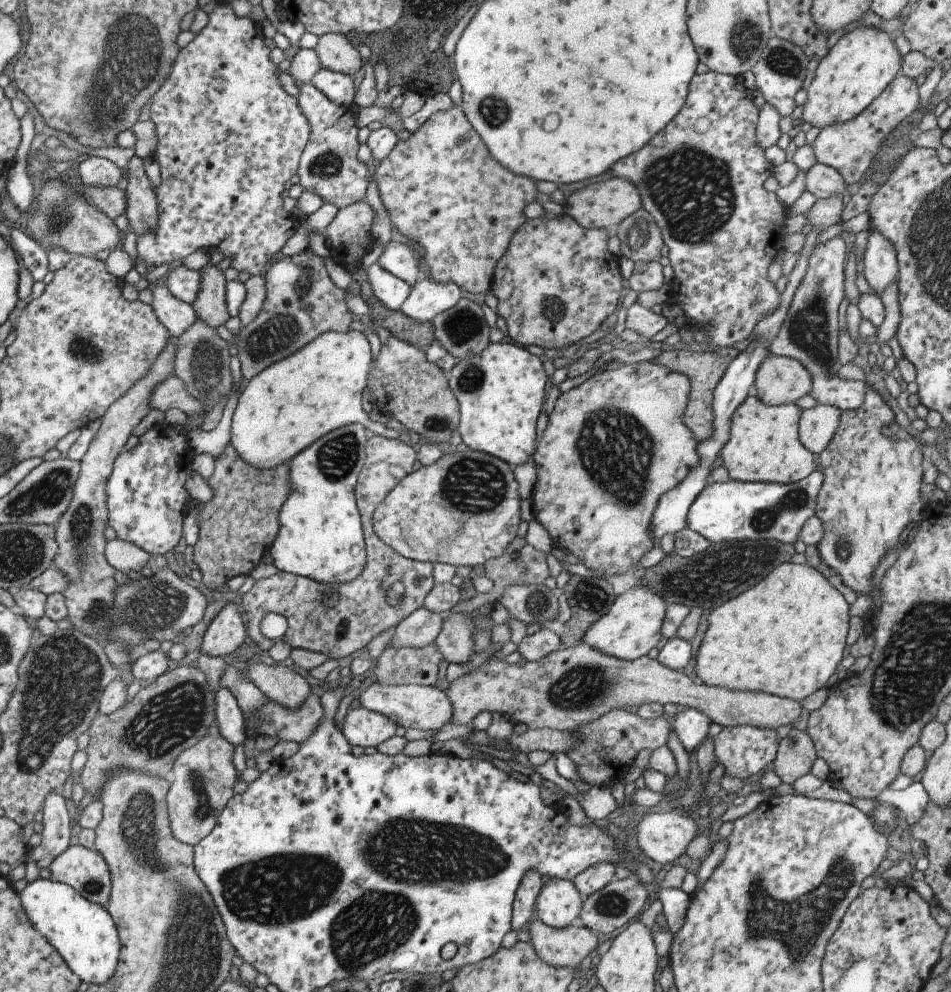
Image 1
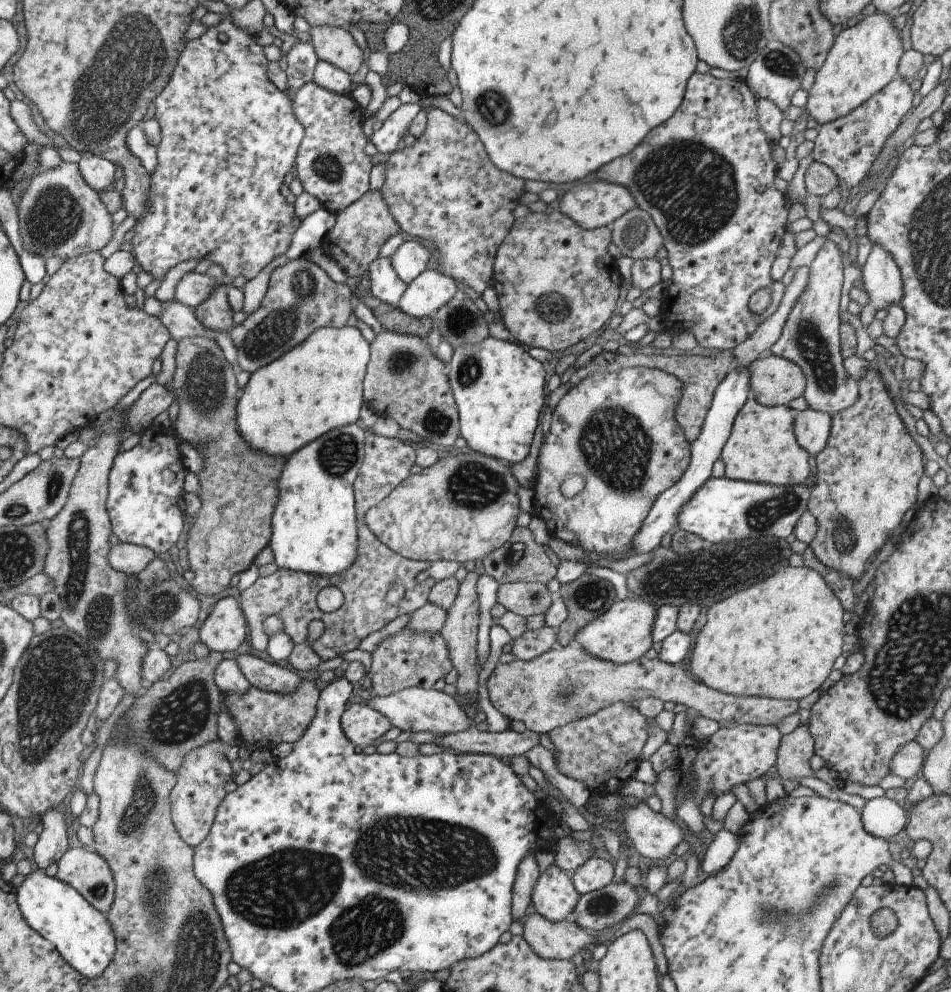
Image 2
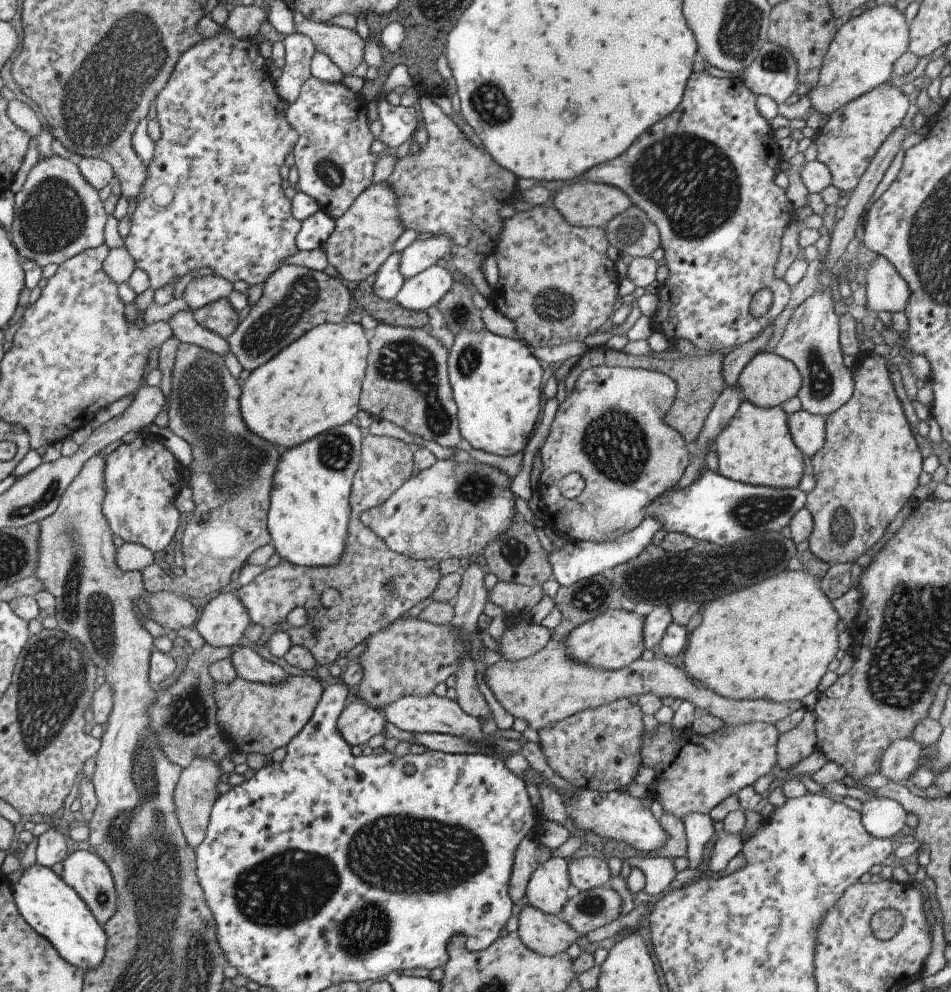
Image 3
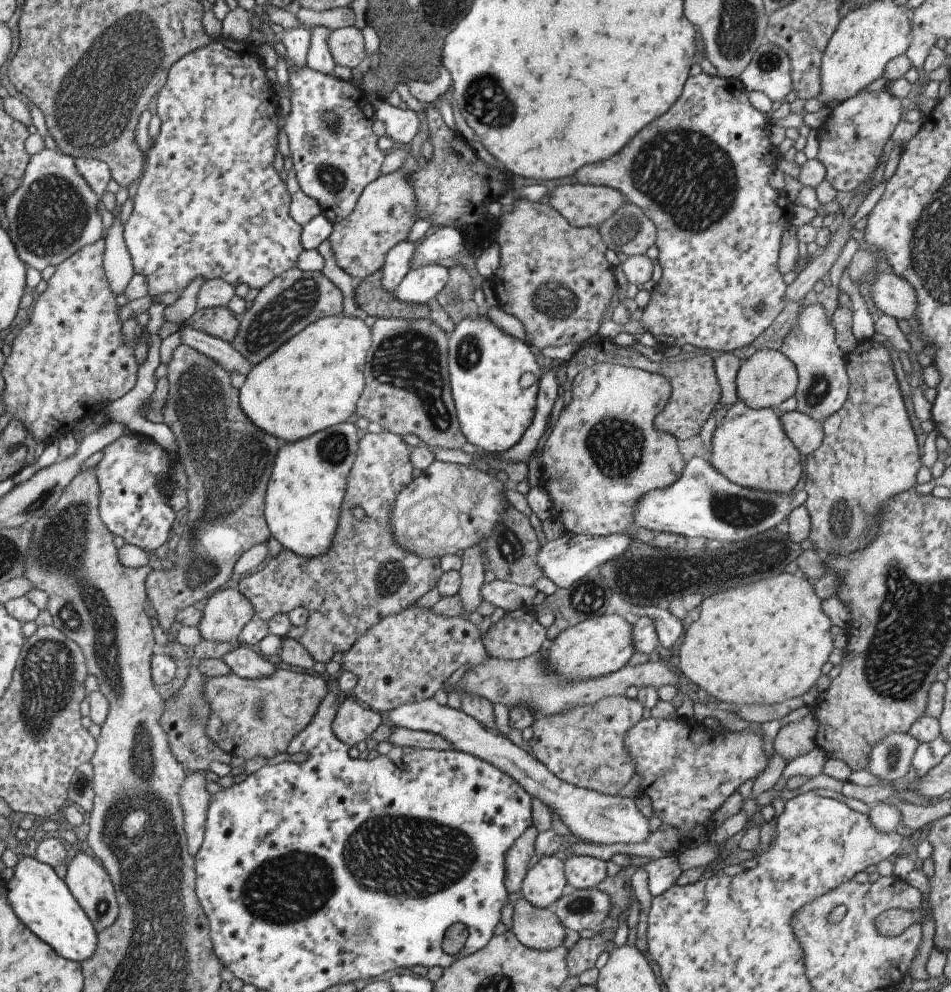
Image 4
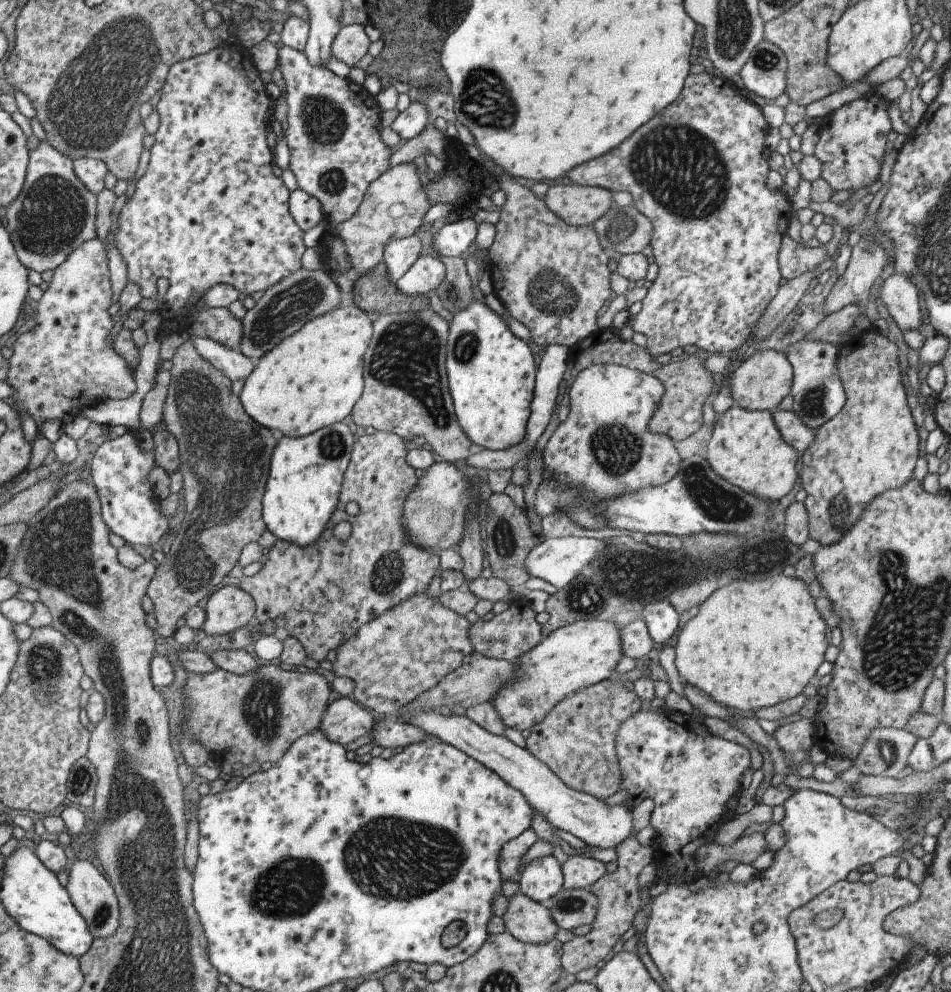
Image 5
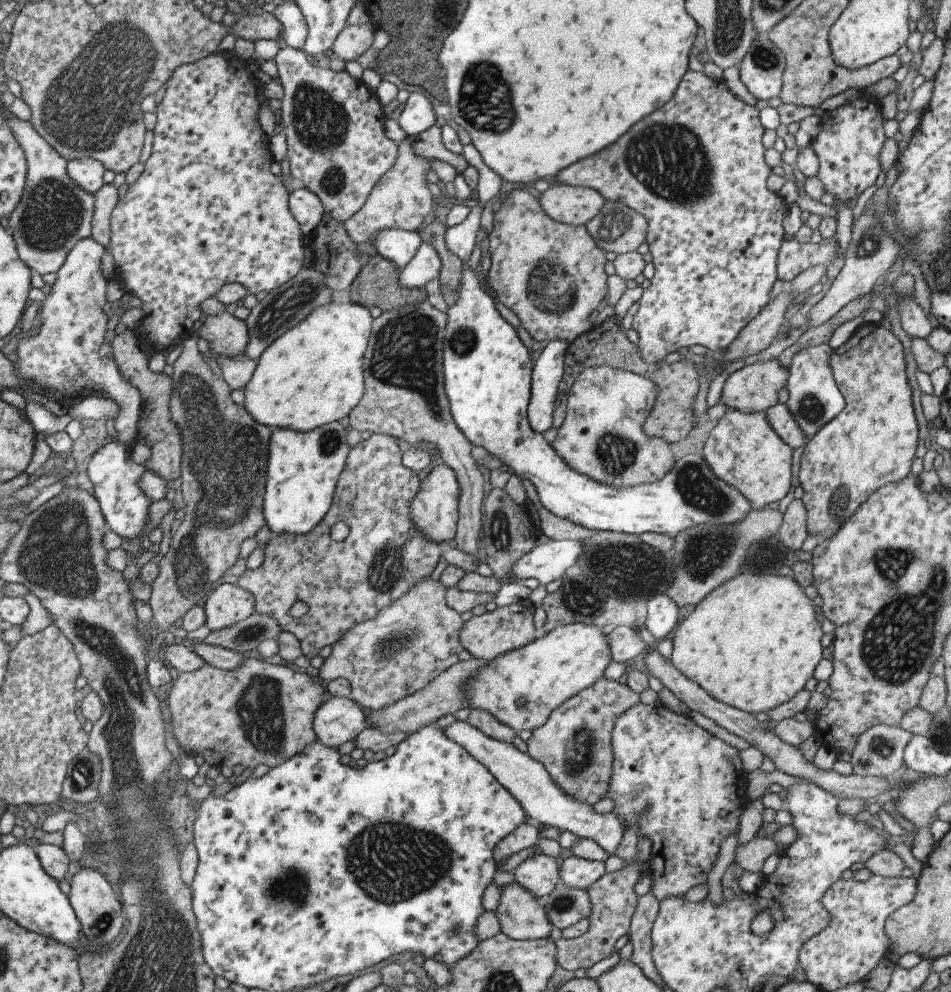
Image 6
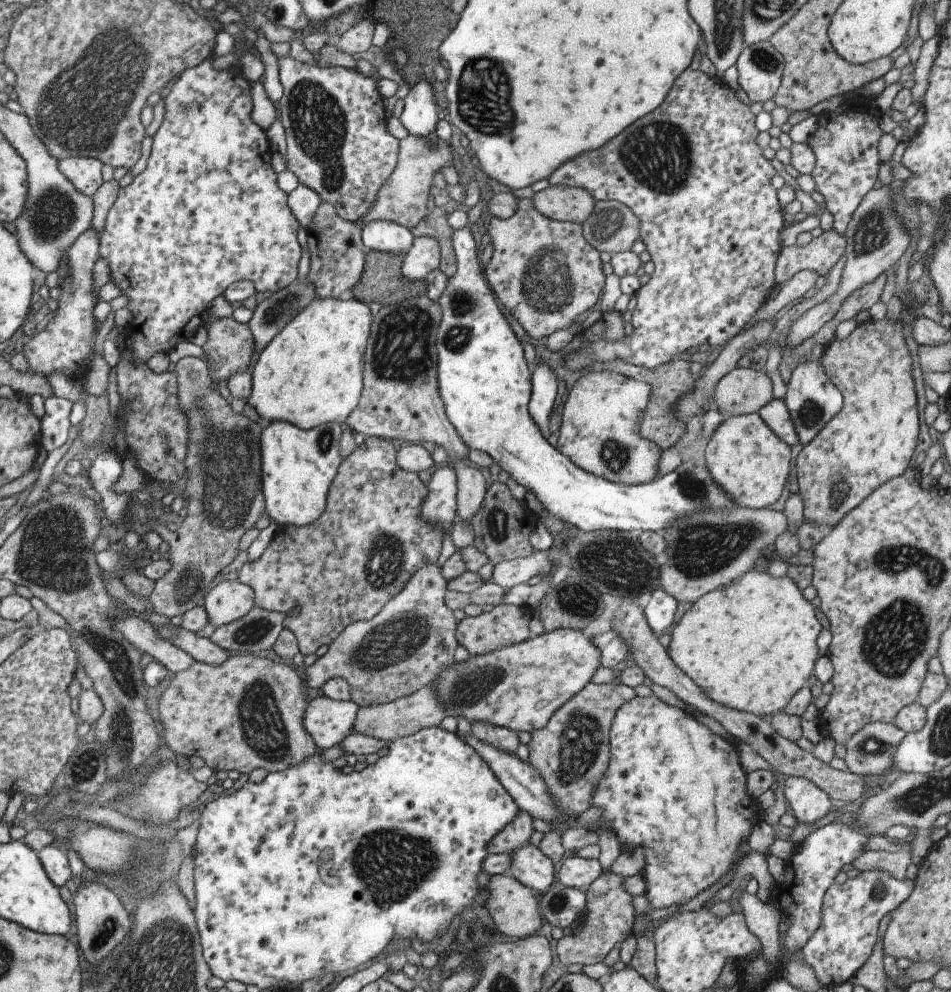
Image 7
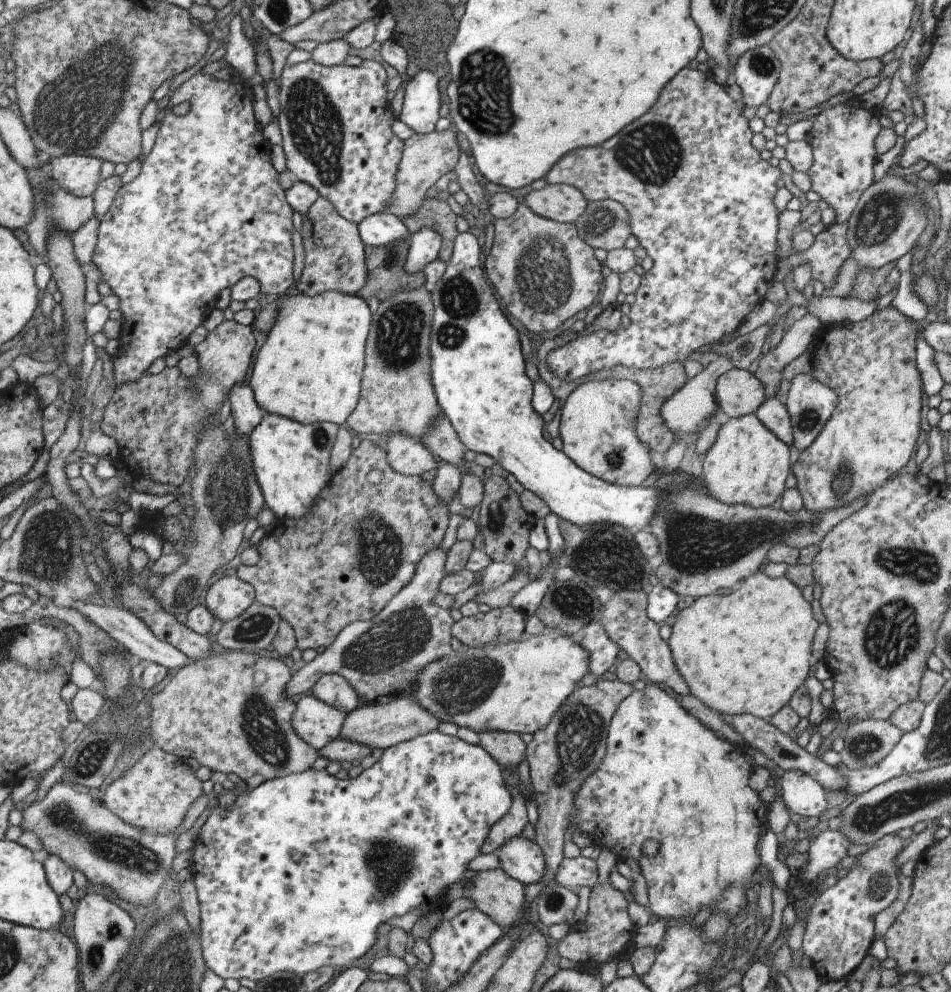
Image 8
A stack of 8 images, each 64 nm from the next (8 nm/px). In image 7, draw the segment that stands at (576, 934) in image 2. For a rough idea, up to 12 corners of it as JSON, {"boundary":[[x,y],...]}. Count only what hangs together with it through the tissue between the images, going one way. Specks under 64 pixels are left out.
{"boundary":[[511,875],[486,876],[499,935],[535,935],[545,920],[538,895]]}

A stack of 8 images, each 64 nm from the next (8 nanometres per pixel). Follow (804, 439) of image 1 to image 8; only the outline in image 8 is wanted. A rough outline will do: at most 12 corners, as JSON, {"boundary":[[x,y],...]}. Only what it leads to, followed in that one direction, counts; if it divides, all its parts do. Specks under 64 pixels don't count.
{"boundary":[[766,399],[754,413],[783,443],[793,442],[784,401]]}

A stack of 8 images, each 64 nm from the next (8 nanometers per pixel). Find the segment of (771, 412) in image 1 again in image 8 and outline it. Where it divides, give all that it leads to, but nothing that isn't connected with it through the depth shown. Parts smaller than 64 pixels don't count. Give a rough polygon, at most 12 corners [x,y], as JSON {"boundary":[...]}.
{"boundary":[[754,414],[719,428],[714,498],[753,509],[784,492],[790,450]]}

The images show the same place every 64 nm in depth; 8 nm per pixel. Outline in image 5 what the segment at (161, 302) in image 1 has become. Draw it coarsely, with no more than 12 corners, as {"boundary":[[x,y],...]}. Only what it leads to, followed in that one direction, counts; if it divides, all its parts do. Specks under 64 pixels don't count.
{"boundary":[[191,334],[194,348],[231,382],[246,380],[255,361],[216,340]]}

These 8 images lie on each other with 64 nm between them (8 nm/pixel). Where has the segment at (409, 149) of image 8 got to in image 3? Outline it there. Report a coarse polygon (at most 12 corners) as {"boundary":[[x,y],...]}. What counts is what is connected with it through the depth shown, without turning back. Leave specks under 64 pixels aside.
{"boundary":[[388,178],[335,220],[324,244],[343,280],[383,265],[407,230]]}

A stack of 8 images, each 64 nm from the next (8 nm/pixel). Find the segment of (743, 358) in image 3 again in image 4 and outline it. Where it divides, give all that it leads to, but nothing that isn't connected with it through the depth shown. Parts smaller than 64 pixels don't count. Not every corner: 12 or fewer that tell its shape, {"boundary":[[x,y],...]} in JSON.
{"boundary":[[732,353],[715,356],[721,387],[718,404],[739,400],[736,376],[741,360]]}

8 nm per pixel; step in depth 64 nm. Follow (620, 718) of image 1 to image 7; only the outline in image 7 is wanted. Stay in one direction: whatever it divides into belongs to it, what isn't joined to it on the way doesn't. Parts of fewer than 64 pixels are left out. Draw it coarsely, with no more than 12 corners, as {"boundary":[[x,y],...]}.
{"boundary":[[590,682],[527,744],[559,817],[538,848],[558,868],[562,834],[591,806],[609,732],[636,692]]}

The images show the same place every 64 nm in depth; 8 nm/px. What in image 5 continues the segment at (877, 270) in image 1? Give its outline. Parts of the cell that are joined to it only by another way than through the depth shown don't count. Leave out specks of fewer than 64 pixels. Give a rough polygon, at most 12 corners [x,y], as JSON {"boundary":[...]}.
{"boundary":[[889,276],[875,297],[902,331],[922,324],[919,290]]}

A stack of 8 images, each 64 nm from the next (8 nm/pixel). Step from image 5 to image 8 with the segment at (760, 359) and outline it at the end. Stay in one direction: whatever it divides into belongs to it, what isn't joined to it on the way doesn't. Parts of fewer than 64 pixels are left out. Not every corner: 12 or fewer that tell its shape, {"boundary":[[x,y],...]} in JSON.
{"boundary":[[747,369],[717,378],[715,395],[730,419],[752,415],[765,387]]}

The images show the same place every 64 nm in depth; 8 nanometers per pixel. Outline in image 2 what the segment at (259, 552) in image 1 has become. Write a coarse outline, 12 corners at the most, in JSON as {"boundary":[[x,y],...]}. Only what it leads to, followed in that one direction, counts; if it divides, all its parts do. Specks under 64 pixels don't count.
{"boundary":[[178,342],[172,423],[197,450],[191,590],[220,594],[271,542],[286,458],[237,429],[237,369]]}

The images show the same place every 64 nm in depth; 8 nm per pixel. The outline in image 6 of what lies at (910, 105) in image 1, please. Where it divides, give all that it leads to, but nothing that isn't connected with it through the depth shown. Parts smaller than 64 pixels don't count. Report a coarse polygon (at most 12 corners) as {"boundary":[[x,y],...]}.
{"boundary":[[881,106],[826,111],[811,143],[816,177],[836,196],[839,251],[848,202],[876,184],[886,138]]}

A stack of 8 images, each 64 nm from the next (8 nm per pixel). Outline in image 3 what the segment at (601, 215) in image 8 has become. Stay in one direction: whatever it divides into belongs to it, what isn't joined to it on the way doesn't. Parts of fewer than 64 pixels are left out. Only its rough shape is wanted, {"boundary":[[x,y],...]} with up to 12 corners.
{"boundary":[[636,205],[604,226],[620,255],[650,257],[656,225]]}

